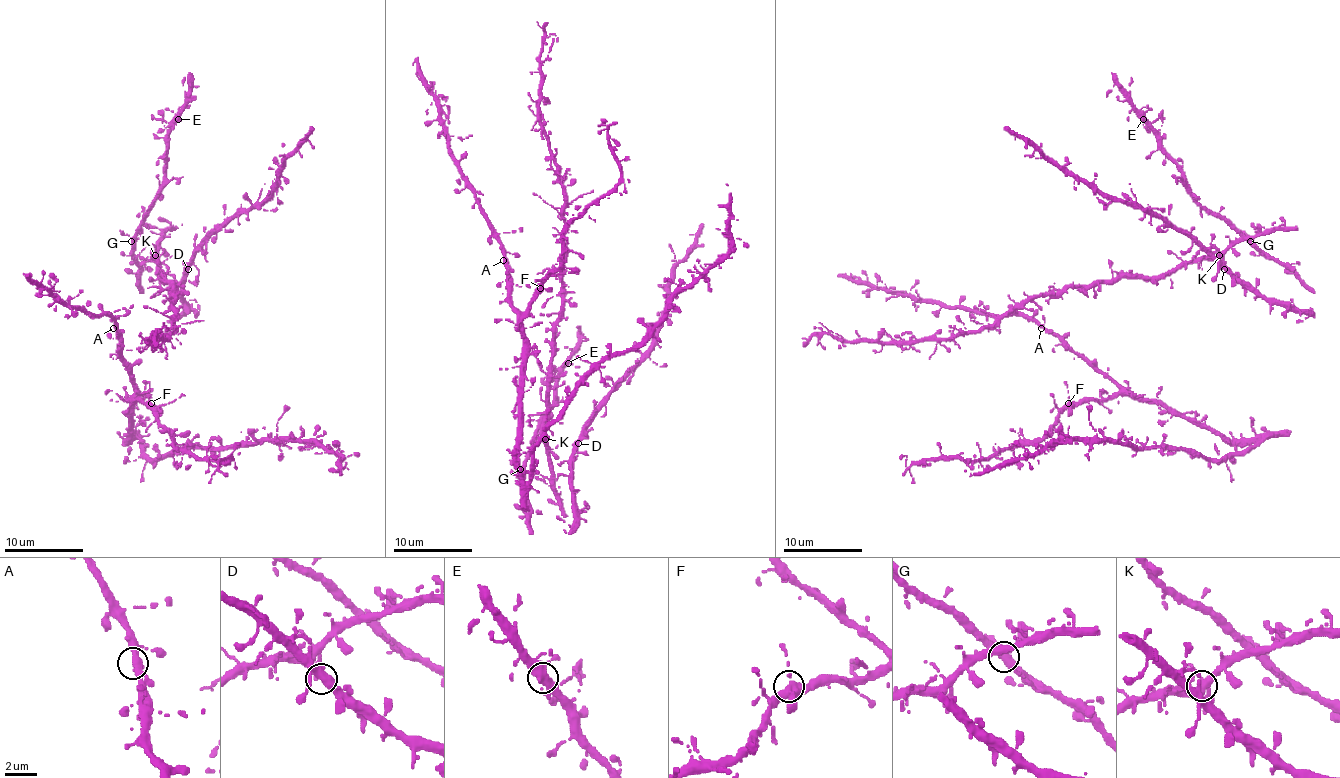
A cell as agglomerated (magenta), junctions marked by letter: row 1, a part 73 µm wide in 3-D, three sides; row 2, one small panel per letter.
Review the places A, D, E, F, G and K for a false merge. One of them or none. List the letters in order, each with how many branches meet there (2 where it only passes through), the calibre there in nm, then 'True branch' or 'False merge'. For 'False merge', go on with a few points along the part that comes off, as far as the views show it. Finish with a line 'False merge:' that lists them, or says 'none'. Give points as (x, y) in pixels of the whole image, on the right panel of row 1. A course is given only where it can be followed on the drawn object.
A: Branches: 3. Thickness 320 nm. True branch
D: Branches: 3. Thickness 360 nm. True branch
E: Branches: 3. Thickness 400 nm. True branch
F: Branches: 3. Thickness 400 nm. True branch
G: Branches: 3. Thickness 360 nm. True branch
K: Branches: 3. Thickness 380 nm. True branch
False merge: none

